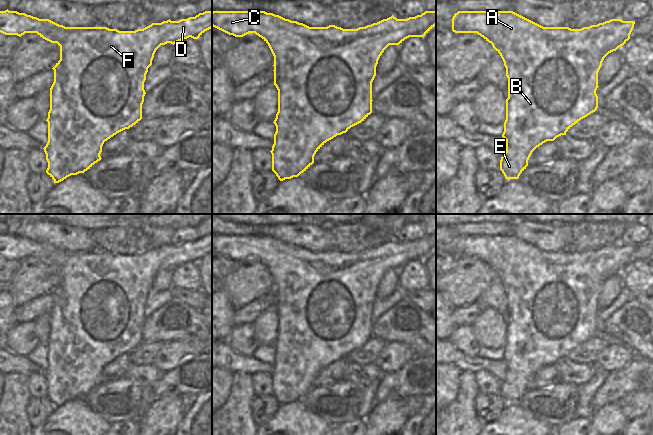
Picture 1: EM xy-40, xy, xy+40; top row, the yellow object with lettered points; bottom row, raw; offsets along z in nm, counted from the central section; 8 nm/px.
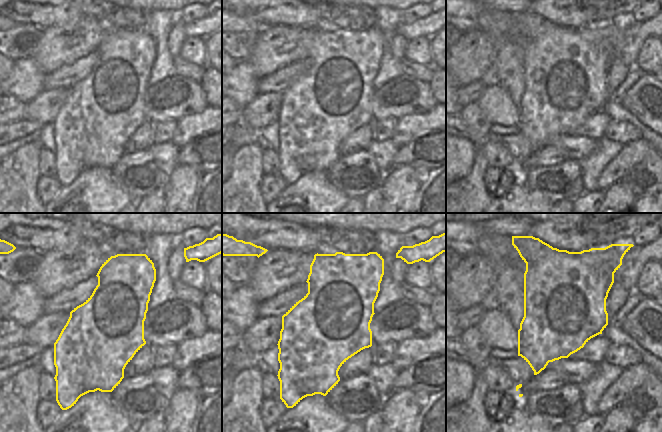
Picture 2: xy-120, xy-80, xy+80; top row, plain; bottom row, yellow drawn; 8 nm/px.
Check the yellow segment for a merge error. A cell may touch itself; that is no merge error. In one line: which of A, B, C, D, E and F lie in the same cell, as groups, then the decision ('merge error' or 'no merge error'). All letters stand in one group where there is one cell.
A B C D E F | no merge error

